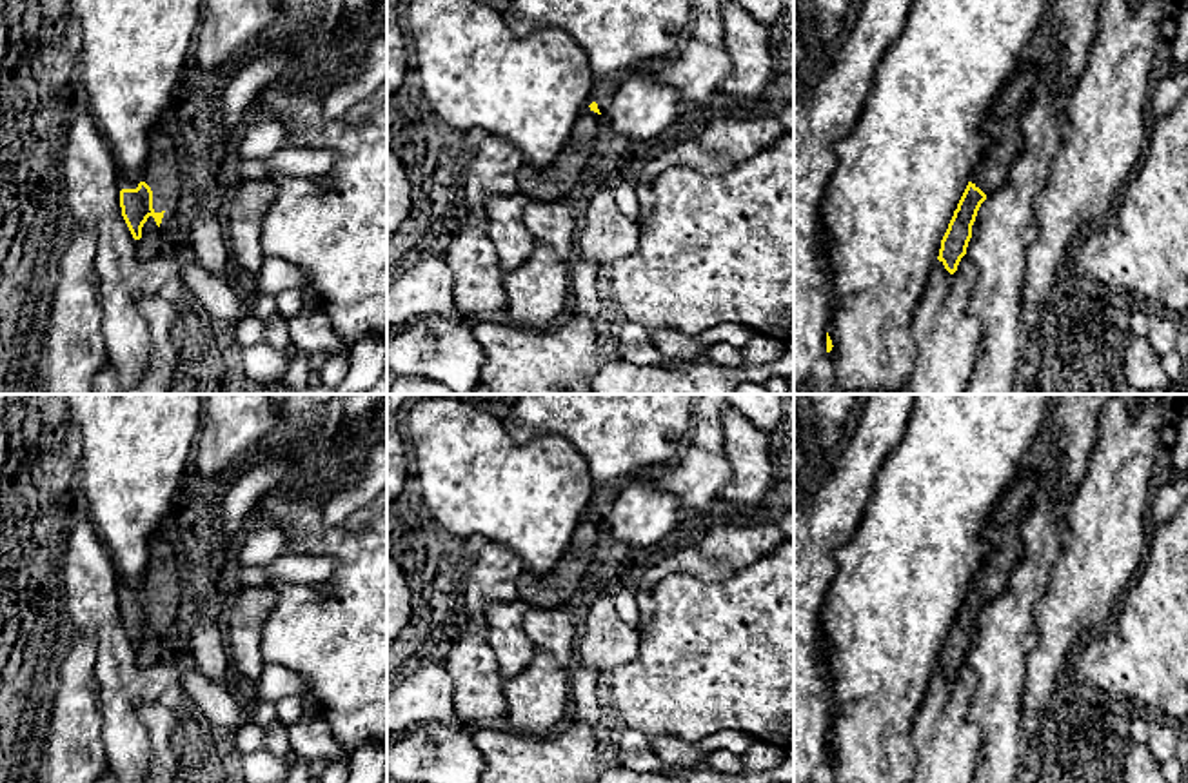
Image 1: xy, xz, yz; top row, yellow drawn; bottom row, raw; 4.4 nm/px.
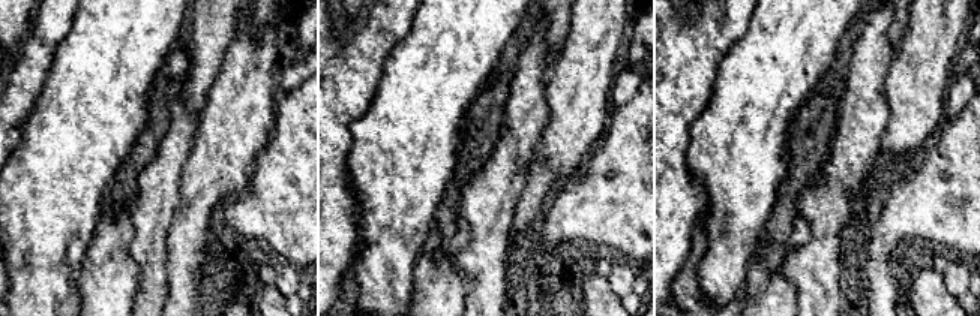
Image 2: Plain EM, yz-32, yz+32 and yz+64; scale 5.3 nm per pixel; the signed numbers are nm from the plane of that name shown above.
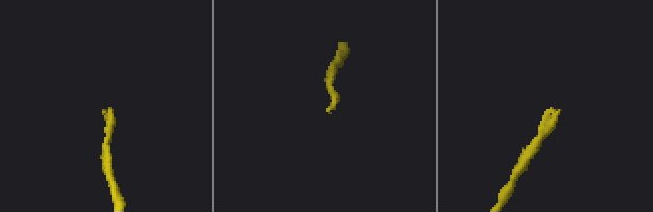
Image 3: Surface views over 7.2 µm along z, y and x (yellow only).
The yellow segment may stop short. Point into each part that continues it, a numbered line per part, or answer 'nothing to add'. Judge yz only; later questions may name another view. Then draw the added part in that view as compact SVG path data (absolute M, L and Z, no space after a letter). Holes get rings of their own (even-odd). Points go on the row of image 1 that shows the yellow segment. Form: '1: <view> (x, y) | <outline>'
1: yz (1001, 126) | M1037 64L1014 71L986 118L985 131L990 136L990 142L983 149L970 176L970 182L979 187L986 198L1005 183L1021 147L1019 124L1030 105L1037 74Z

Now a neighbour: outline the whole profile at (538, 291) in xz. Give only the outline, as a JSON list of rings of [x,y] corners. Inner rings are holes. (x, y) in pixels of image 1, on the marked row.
[[[536,242],[530,256],[503,274],[503,287],[514,325],[549,327],[572,298],[570,262]]]

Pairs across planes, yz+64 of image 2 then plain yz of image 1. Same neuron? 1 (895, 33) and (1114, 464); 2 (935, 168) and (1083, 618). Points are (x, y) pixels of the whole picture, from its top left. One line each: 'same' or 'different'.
1: different
2: different

